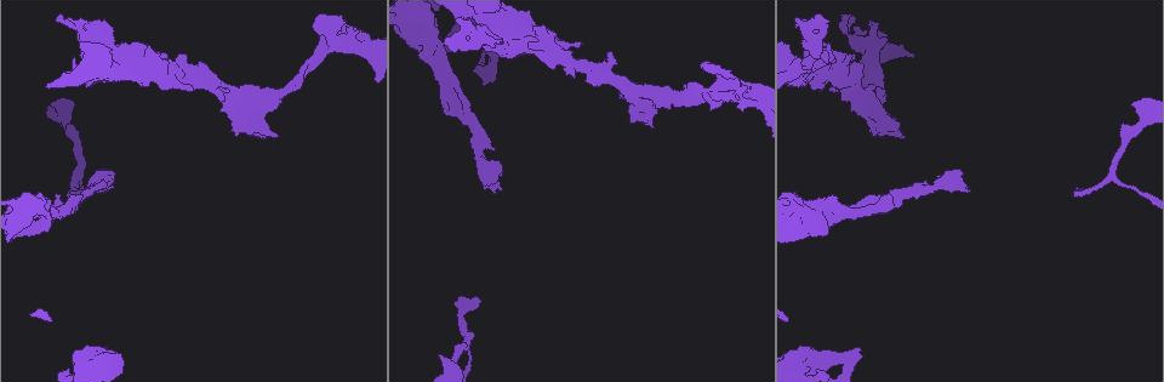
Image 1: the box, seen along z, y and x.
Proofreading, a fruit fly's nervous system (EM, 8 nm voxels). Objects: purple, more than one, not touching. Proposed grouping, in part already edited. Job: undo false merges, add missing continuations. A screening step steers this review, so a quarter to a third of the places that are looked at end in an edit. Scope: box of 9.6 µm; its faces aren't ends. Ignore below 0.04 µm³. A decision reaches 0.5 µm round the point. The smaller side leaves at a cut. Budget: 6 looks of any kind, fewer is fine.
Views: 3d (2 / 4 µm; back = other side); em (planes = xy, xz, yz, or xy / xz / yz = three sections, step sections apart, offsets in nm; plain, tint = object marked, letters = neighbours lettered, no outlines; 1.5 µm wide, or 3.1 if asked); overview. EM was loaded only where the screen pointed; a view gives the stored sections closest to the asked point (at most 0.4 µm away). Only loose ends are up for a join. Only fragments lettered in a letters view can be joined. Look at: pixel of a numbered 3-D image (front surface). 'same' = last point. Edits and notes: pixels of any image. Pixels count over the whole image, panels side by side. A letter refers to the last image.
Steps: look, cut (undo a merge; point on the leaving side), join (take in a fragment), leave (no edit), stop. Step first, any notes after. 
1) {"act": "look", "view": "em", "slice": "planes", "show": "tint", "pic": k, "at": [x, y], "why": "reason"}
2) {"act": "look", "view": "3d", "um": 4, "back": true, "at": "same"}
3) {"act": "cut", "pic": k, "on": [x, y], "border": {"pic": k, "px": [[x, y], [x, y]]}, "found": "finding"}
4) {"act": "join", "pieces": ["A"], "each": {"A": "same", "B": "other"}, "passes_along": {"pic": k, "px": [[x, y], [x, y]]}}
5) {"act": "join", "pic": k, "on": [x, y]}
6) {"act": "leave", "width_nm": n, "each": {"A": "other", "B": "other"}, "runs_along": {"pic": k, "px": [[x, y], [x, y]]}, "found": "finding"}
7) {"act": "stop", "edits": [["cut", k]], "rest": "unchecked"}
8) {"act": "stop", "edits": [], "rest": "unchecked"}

{"act": "look", "view": "em", "slice": "planes", "show": "tint", "pic": 1, "at": [479, 299]}

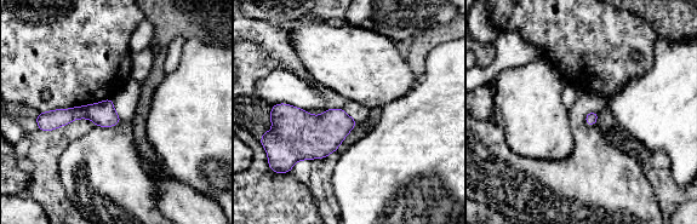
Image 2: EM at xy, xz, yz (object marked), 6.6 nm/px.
{"act": "look", "view": "em", "slice": "planes", "show": "letters", "at": "same"}

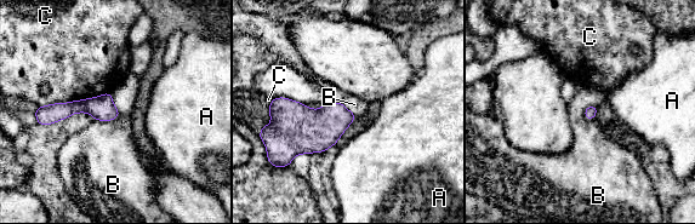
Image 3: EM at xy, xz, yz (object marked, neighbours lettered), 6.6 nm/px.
{"act": "leave", "each": {"A": "other", "B": "other", "C": "other"}, "runs_along": {"pic": 3, "px": [[115, 113], [73, 107], [44, 114]]}, "found": "none of them fits"}

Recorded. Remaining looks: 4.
{"act": "look", "view": "em", "slice": "xz", "step": 4, "show": "letters", "pic": 1, "at": [857, 113], "why": "free end"}

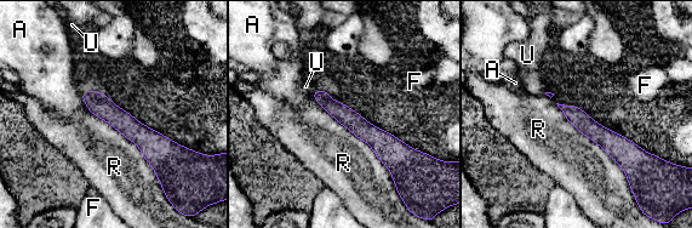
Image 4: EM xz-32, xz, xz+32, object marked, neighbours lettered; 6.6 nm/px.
{"act": "look", "view": "em", "slice": "planes", "show": "letters", "at": "same"}

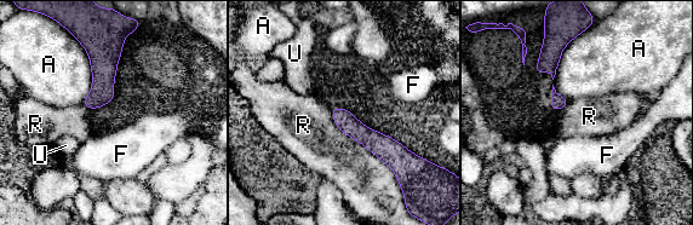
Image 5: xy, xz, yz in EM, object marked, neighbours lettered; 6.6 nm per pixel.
{"act": "leave", "each": {"A": "other", "F": "other", "R": "other", "U": "other"}, "runs_along": {"pic": 5, "px": [[334, 111], [391, 153], [406, 154]]}, "found": "no lettered fragment goes on from it"}

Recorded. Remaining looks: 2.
{"act": "look", "view": "em", "slice": "planes", "show": "letters", "pic": 1, "at": [861, 349], "why": "an open end"}

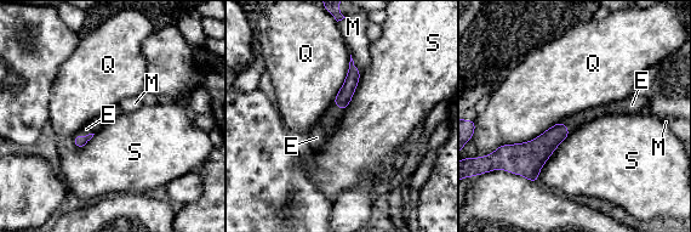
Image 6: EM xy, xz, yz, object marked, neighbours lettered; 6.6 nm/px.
{"act": "join", "pieces": ["E"], "longest_contact_nm": ["Q", 480], "each": {"E": "same", "M": "other", "Q": "other", "S": "other"}, "passes_along": {"pic": 6, "px": [[80, 141], [84, 136], [86, 129]]}, "found": "it goes on there"}

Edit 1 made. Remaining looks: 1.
{"act": "stop", "edits": [["join", 6]], "rest": "unchecked"}

